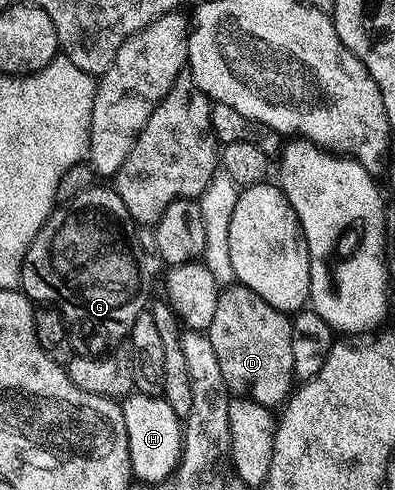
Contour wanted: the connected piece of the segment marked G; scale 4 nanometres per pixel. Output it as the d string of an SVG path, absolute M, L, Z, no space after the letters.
M114 188L86 189L77 199L51 210L47 222L37 231L21 267L19 284L35 303L46 303L59 310L67 323L68 342L78 356L98 357L118 346L130 334L137 315L148 308L147 281L135 254L137 224L121 203Z

